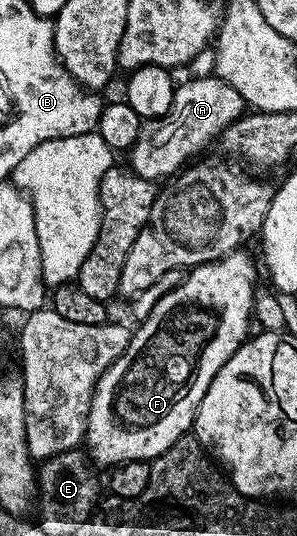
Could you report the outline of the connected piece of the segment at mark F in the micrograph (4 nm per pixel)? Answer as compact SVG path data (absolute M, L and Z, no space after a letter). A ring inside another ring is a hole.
M234 250L228 256L221 257L220 260L213 260L209 264L198 264L182 279L179 286L175 286L167 294L163 294L163 298L159 298L159 302L155 302L155 310L151 310L151 314L143 317L138 323L141 325L135 328L135 331L130 335L127 350L123 350L121 357L97 379L97 385L91 398L91 410L89 411L89 421L85 427L84 438L84 443L89 444L89 448L87 447L88 455L94 461L97 459L99 463L109 464L108 466L124 464L126 460L149 462L154 456L162 456L177 439L192 429L193 417L197 414L199 402L203 398L203 394L207 394L215 374L219 374L219 370L225 365L227 358L231 358L231 354L235 354L235 350L239 350L250 335L249 320L251 324L251 317L255 312L255 289L258 287L256 284L257 268L253 265L252 258L245 253L245 250Z

